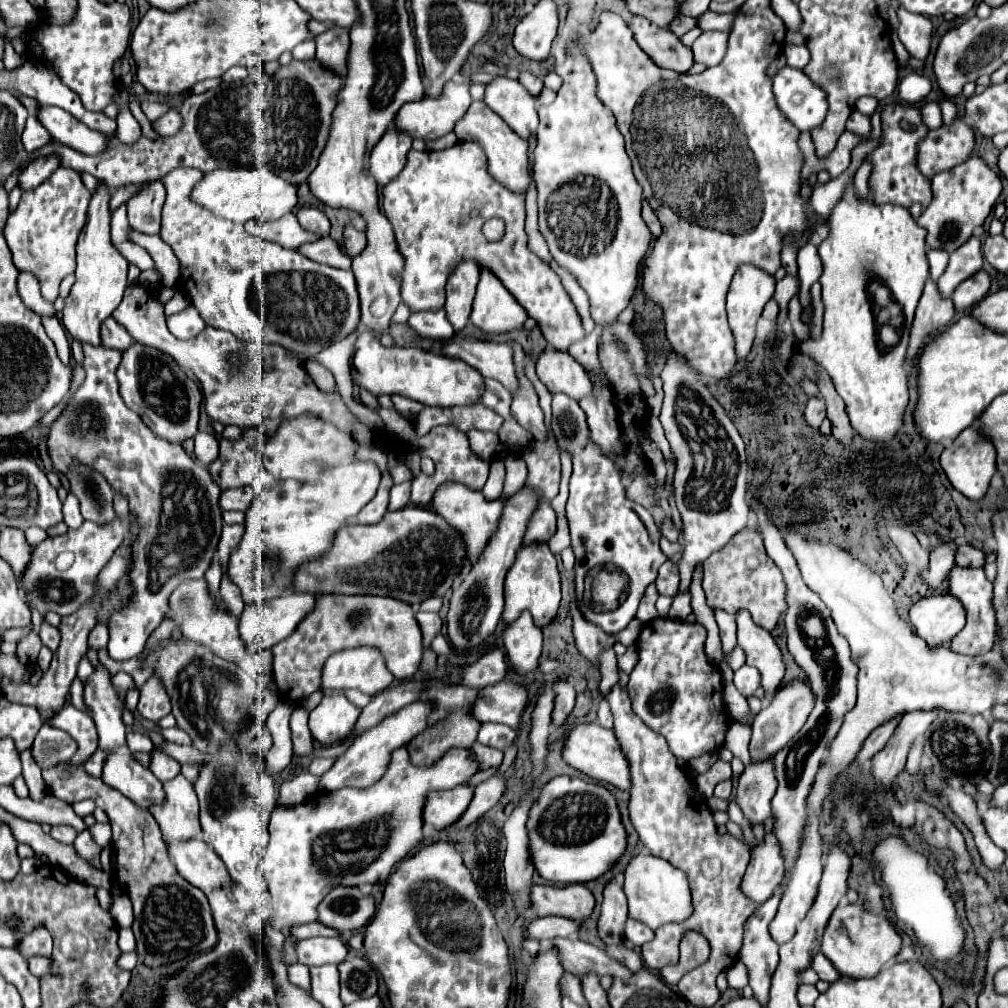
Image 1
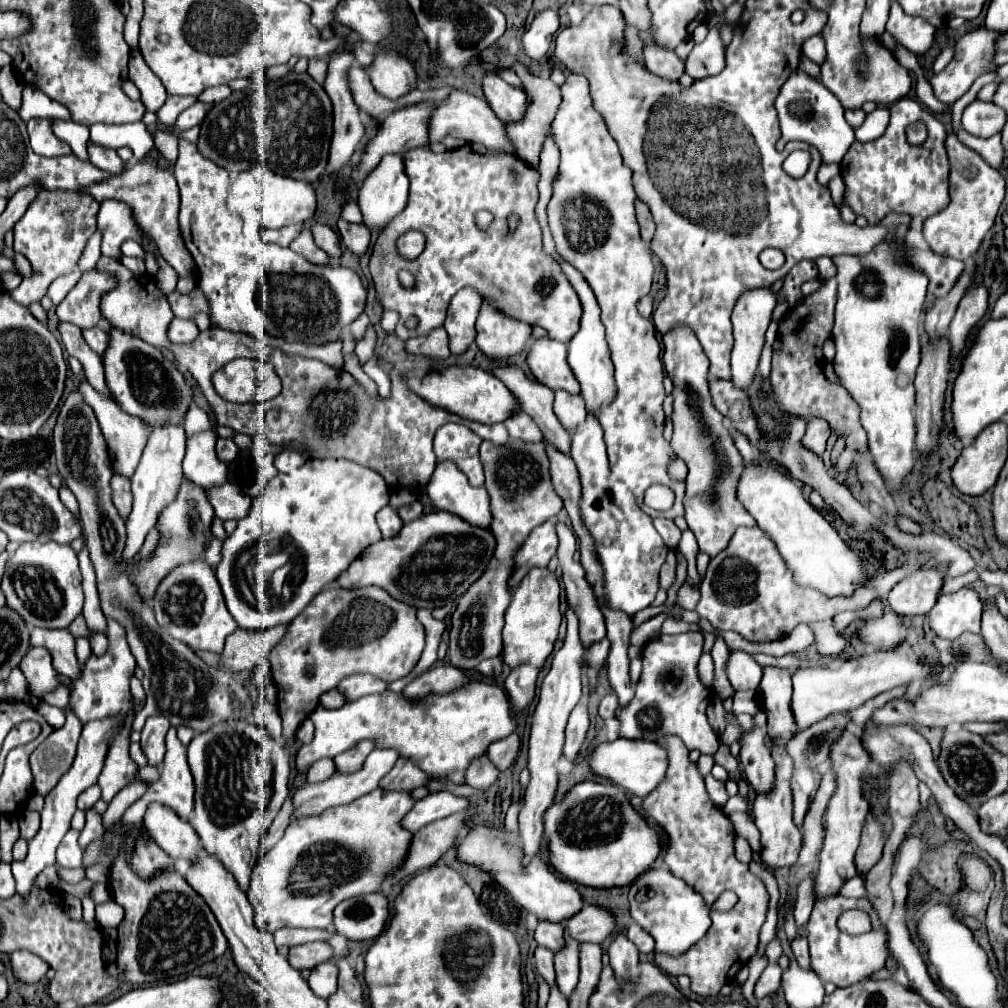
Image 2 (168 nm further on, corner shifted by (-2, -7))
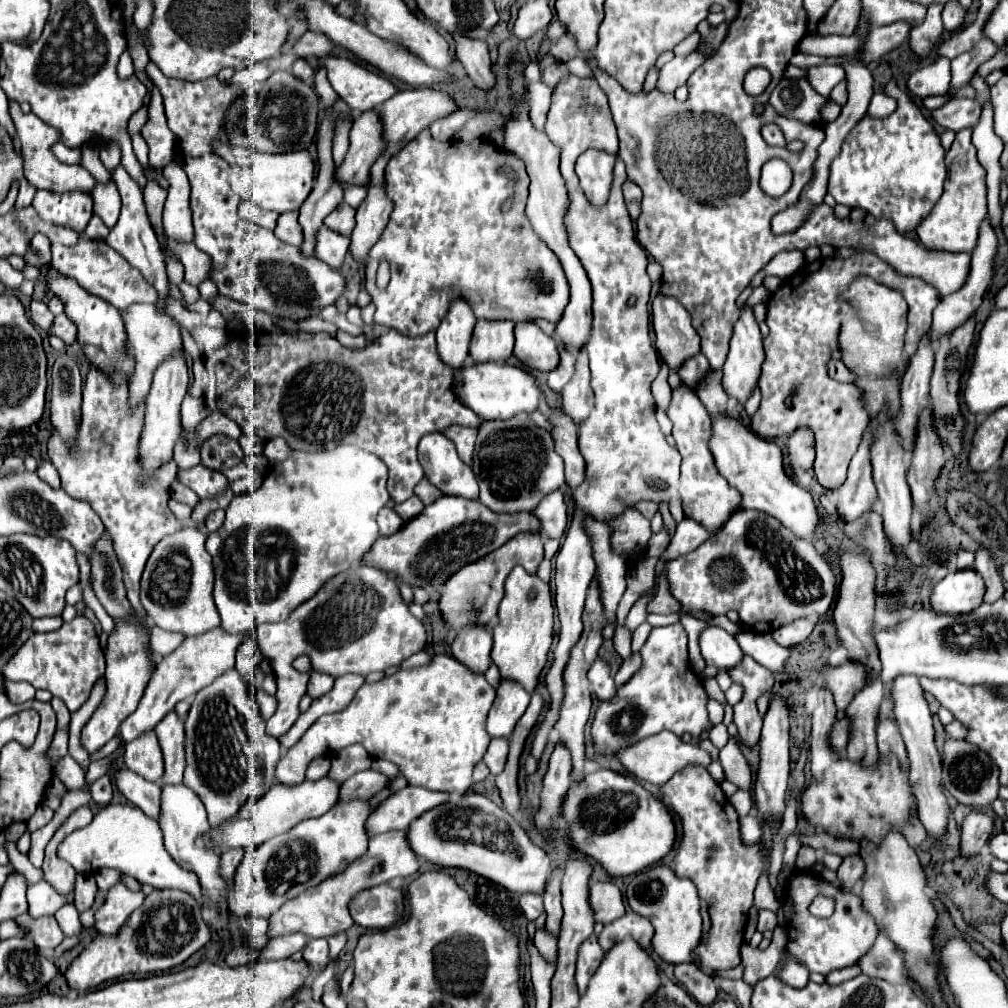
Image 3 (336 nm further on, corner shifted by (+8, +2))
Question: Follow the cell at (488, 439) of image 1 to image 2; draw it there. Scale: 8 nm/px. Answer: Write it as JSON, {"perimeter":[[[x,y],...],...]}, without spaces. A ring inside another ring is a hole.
{"perimeter":[[[483,441],[481,463],[485,469],[485,489],[491,497],[491,513],[493,513],[493,523],[489,529],[497,545],[493,557],[487,561],[485,573],[467,589],[467,593],[459,599],[451,615],[449,661],[453,667],[465,671],[475,669],[481,659],[497,657],[501,653],[503,615],[511,603],[509,579],[515,569],[515,555],[529,537],[529,533],[537,525],[555,517],[563,507],[563,501],[551,487],[543,443],[513,441],[513,445],[509,443],[503,447],[495,447],[493,443]]]}

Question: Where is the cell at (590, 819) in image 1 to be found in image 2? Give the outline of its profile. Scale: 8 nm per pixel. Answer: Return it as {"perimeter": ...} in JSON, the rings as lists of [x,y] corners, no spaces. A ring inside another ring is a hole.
{"perimeter":[[[583,781],[545,811],[545,841],[551,867],[571,883],[607,889],[629,885],[659,855],[659,837],[631,807],[621,787]]]}

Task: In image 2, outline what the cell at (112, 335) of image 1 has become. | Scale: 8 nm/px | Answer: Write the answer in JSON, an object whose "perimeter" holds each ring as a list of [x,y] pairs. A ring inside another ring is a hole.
{"perimeter":[[[103,325],[83,331],[83,337],[87,339],[87,345],[91,345],[91,349],[95,349],[95,353],[105,353],[105,349],[109,347],[109,331]]]}

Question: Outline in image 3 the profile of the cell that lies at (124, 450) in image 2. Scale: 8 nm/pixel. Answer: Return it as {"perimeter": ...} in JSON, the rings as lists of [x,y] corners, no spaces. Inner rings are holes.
{"perimeter":[[[131,304],[127,310],[121,312],[121,316],[125,322],[125,332],[127,332],[127,340],[131,346],[131,354],[135,354],[135,362],[137,362],[135,374],[133,374],[133,384],[131,384],[131,402],[137,404],[147,398],[153,370],[165,358],[169,358],[169,354],[173,354],[175,350],[181,350],[183,340],[179,334],[179,324],[173,318],[161,318],[157,314],[155,304]]]}

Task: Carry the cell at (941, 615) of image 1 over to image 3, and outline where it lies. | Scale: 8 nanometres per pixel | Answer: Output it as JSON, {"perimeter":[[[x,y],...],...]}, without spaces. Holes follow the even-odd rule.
{"perimeter":[[[977,570],[949,572],[933,590],[931,606],[953,614],[969,612],[981,606],[985,596],[985,582]]]}

